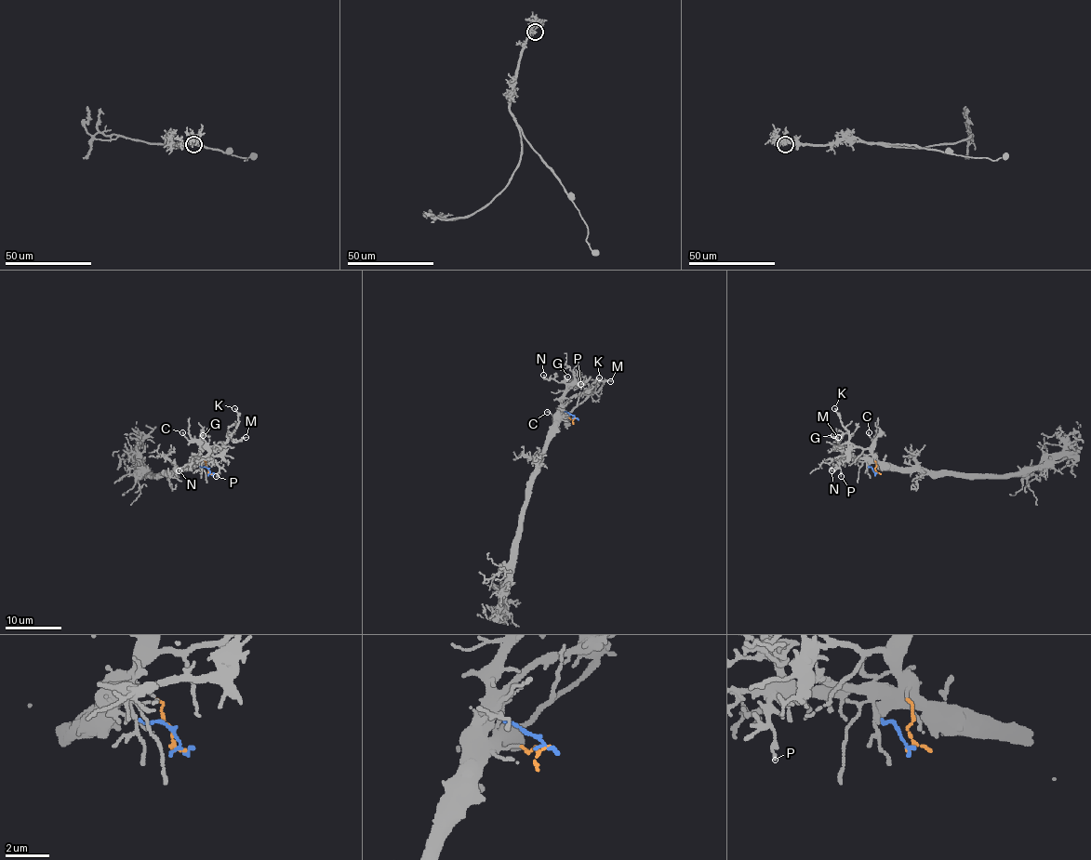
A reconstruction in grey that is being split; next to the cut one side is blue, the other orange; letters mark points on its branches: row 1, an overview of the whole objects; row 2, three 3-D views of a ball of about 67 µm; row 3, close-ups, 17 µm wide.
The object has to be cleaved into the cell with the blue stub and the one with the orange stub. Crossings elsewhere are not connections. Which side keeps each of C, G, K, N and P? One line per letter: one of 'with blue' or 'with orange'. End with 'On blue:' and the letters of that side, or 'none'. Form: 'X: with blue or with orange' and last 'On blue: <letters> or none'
C: with orange
G: with blue
K: with orange
N: with blue
P: with blue
On blue: G, N, P

